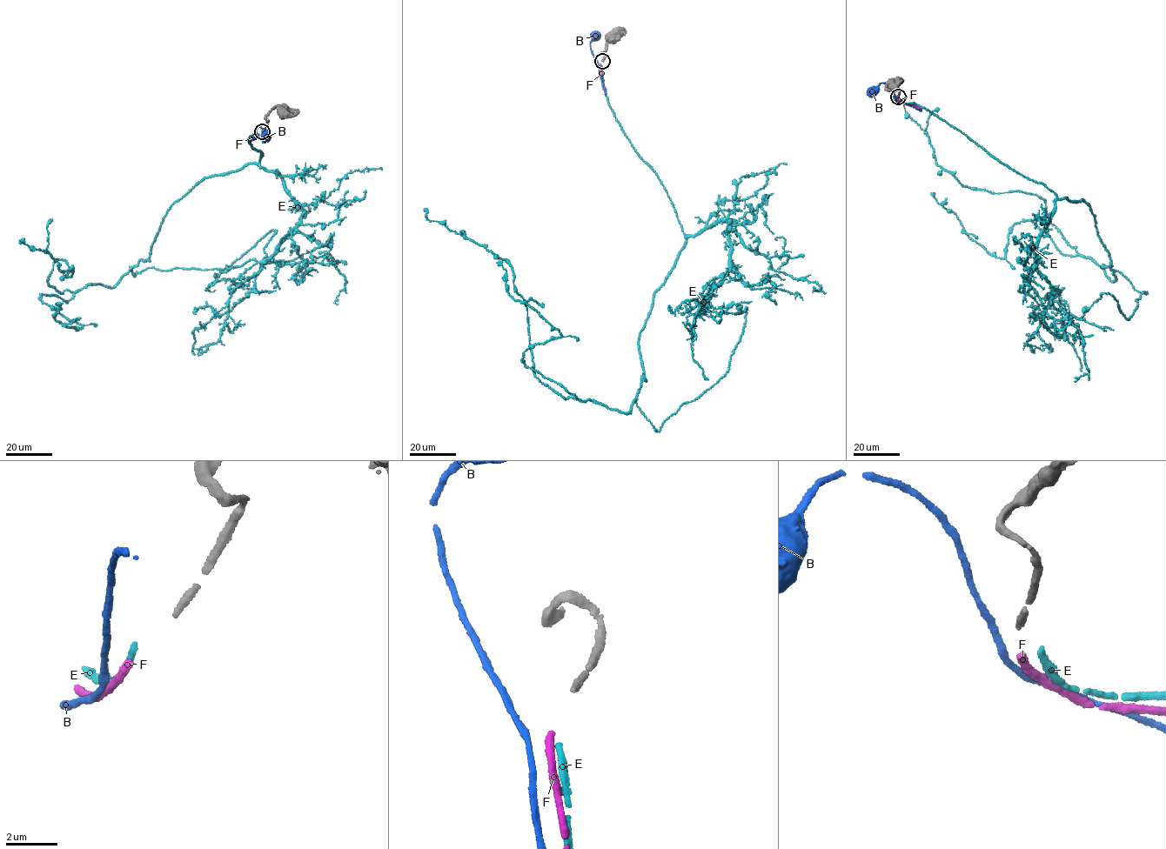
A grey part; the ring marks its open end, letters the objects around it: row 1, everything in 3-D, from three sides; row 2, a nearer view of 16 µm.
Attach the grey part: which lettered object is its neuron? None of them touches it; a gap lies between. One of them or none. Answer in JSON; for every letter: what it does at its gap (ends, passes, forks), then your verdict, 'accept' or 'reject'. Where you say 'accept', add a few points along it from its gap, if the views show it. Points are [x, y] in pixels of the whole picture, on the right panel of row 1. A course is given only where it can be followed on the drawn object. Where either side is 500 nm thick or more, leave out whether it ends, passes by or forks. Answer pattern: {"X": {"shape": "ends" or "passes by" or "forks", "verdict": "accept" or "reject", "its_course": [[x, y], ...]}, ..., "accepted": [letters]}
{"B": {"shape": "passes by", "verdict": "reject"}, "E": {"shape": "ends", "verdict": "reject"}, "F": {"shape": "ends", "verdict": "accept", "its_course": [[898, 98], [921, 109]]}, "accepted": ["F"]}

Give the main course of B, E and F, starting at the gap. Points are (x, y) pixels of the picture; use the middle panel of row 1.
B: (597, 61), (590, 45), (596, 34)
E: (601, 65), (608, 105), (686, 237), (639, 333), (646, 380), (627, 413), (540, 381), (510, 264), (424, 208)
F: (600, 64), (606, 92)

